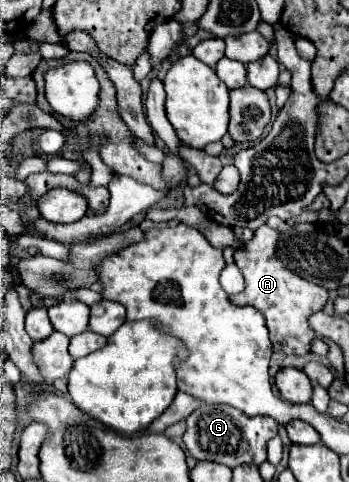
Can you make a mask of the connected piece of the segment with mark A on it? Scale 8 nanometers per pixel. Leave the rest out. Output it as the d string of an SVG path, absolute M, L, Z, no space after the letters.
M264 224L254 232L254 238L250 242L244 242L244 250L234 252L234 262L246 280L246 288L230 300L236 306L254 306L266 316L274 352L304 356L310 352L310 342L316 336L314 330L308 326L308 318L310 314L324 308L328 290L314 286L308 280L302 280L294 272L286 270L276 258L276 240L278 232Z

